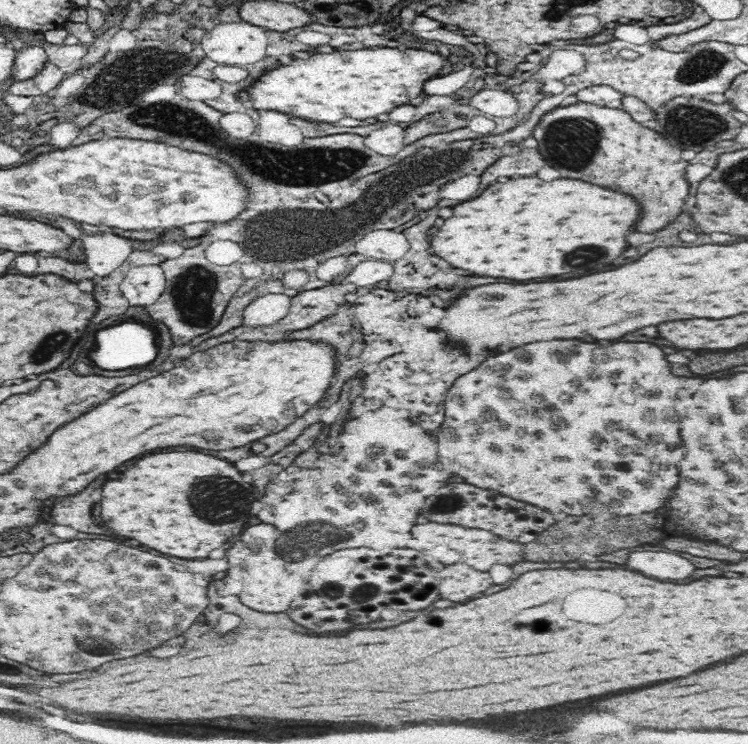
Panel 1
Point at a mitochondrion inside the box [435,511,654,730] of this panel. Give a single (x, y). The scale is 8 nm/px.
(540, 625)

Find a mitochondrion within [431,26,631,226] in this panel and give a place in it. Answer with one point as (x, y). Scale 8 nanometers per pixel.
(563, 141)

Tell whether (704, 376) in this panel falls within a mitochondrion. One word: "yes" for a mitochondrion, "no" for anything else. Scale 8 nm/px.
no

